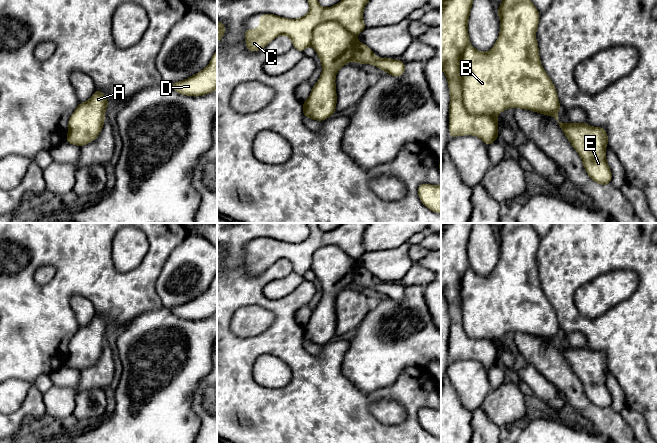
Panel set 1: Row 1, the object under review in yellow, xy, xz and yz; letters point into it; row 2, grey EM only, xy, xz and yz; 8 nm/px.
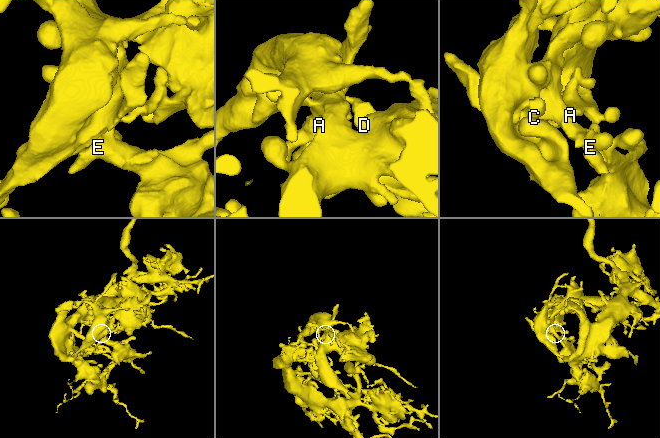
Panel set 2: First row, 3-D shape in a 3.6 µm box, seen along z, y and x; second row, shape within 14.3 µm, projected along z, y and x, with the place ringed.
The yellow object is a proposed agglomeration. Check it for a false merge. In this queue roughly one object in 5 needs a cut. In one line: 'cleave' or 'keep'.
keep

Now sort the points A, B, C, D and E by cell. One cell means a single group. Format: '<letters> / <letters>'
A B C D E

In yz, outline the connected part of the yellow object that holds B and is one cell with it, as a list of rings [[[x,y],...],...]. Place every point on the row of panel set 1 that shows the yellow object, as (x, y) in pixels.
[[[441,0],[441,70],[444,71],[445,75],[447,76],[447,82],[449,86],[449,94],[450,94],[450,104],[449,104],[449,133],[450,137],[456,136],[464,136],[464,135],[474,135],[479,137],[487,146],[490,145],[492,142],[497,141],[498,139],[498,121],[497,116],[505,109],[508,108],[521,108],[530,111],[534,111],[537,113],[541,113],[547,116],[554,117],[558,123],[562,131],[564,132],[565,136],[568,138],[569,142],[571,143],[572,147],[577,151],[580,155],[583,166],[587,175],[596,183],[600,185],[607,185],[610,184],[612,180],[612,173],[611,169],[606,161],[606,152],[605,147],[608,146],[608,136],[607,131],[603,127],[592,127],[589,126],[587,123],[569,123],[564,124],[558,120],[558,110],[561,109],[557,91],[551,79],[548,77],[547,73],[545,72],[541,60],[539,58],[539,48],[538,43],[536,40],[536,31],[539,24],[540,14],[531,0],[502,0],[499,8],[498,8],[498,16],[500,19],[500,34],[497,38],[497,41],[493,45],[490,51],[488,52],[481,52],[476,50],[471,44],[468,35],[468,20],[470,16],[471,6],[474,0]]]

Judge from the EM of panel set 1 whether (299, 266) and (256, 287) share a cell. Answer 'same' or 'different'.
different

